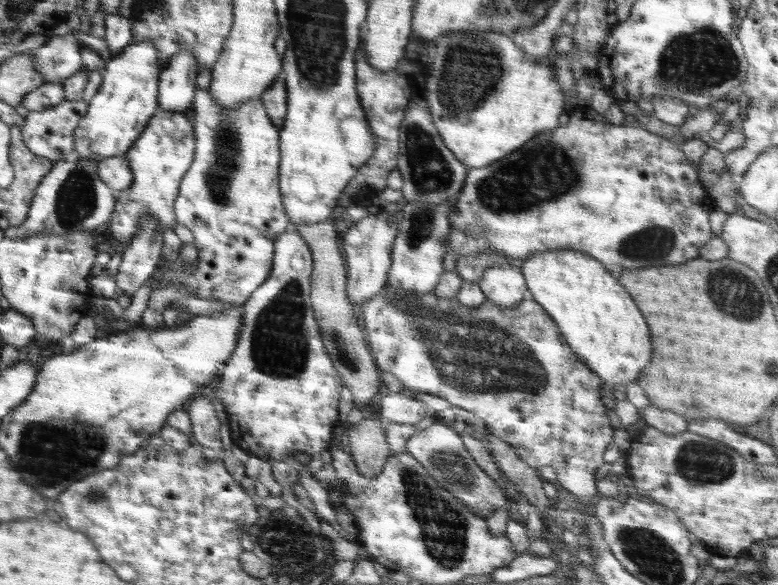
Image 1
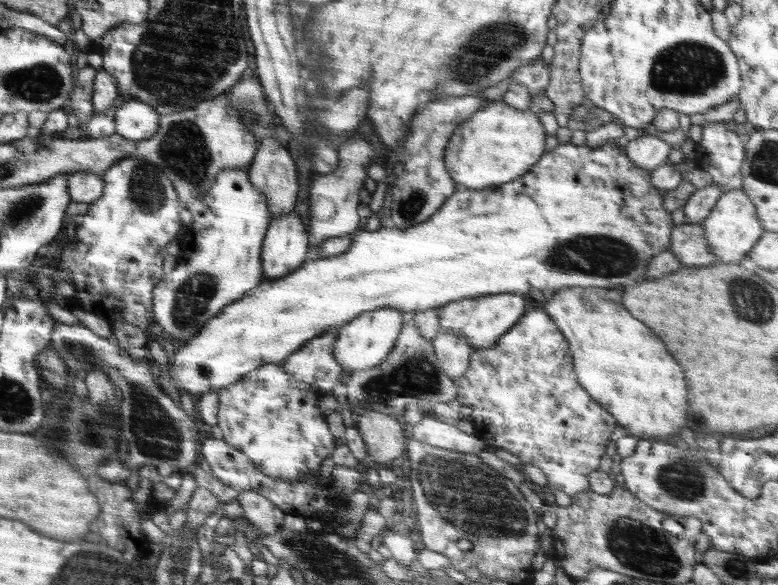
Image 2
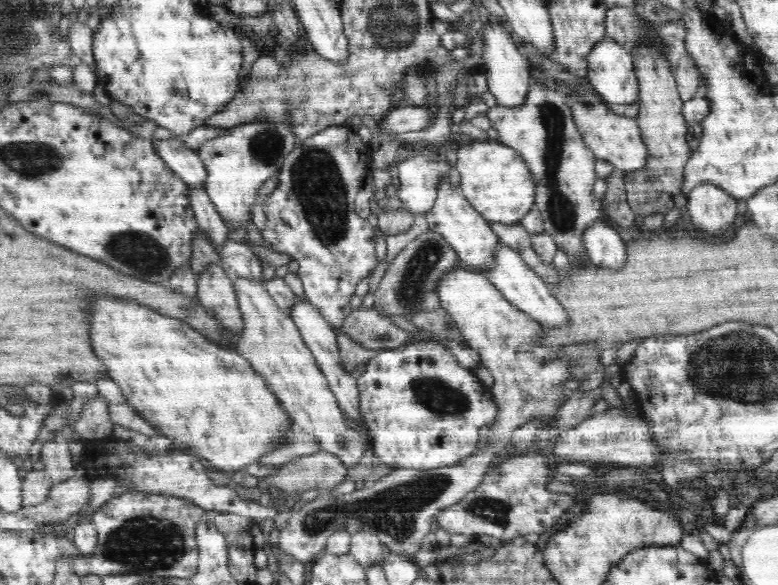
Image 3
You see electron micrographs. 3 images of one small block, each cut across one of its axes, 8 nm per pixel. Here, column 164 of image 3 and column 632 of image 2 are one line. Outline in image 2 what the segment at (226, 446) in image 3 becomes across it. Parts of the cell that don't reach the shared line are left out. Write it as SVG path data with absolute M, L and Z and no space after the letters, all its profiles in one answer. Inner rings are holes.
M564 287L554 290L553 294L546 298L546 304L539 306L547 312L566 337L578 384L594 402L605 408L616 419L617 426L622 427L628 434L638 438L660 440L671 434L679 435L684 428L684 414L688 408L682 368L666 352L662 340L658 340L646 324L632 318L622 302L606 300L601 294L602 290L596 290L596 287Z

